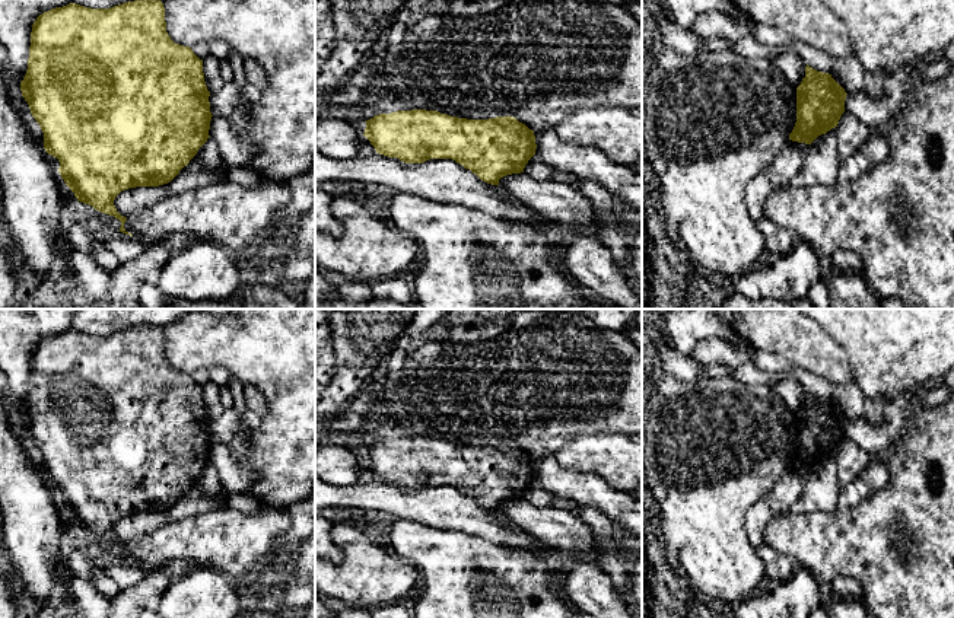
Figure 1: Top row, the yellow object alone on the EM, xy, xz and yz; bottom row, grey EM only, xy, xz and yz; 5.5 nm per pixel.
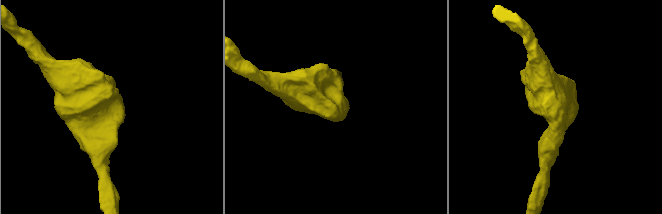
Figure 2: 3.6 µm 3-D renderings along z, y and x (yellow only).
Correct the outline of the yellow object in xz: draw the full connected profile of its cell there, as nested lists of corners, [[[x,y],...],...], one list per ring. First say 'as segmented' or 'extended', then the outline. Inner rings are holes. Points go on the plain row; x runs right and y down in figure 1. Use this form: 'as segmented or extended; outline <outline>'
as segmented; outline [[[411,436],[379,440],[365,449],[363,462],[379,481],[397,484],[406,490],[452,485],[492,512],[499,512],[499,506],[506,501],[524,498],[525,491],[537,475],[534,458],[509,442],[467,446],[438,437]]]

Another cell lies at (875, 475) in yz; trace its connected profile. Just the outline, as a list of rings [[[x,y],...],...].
[[[872,459],[869,465],[853,480],[837,497],[837,510],[846,510],[856,506],[861,500],[888,484],[890,474],[883,461]]]

